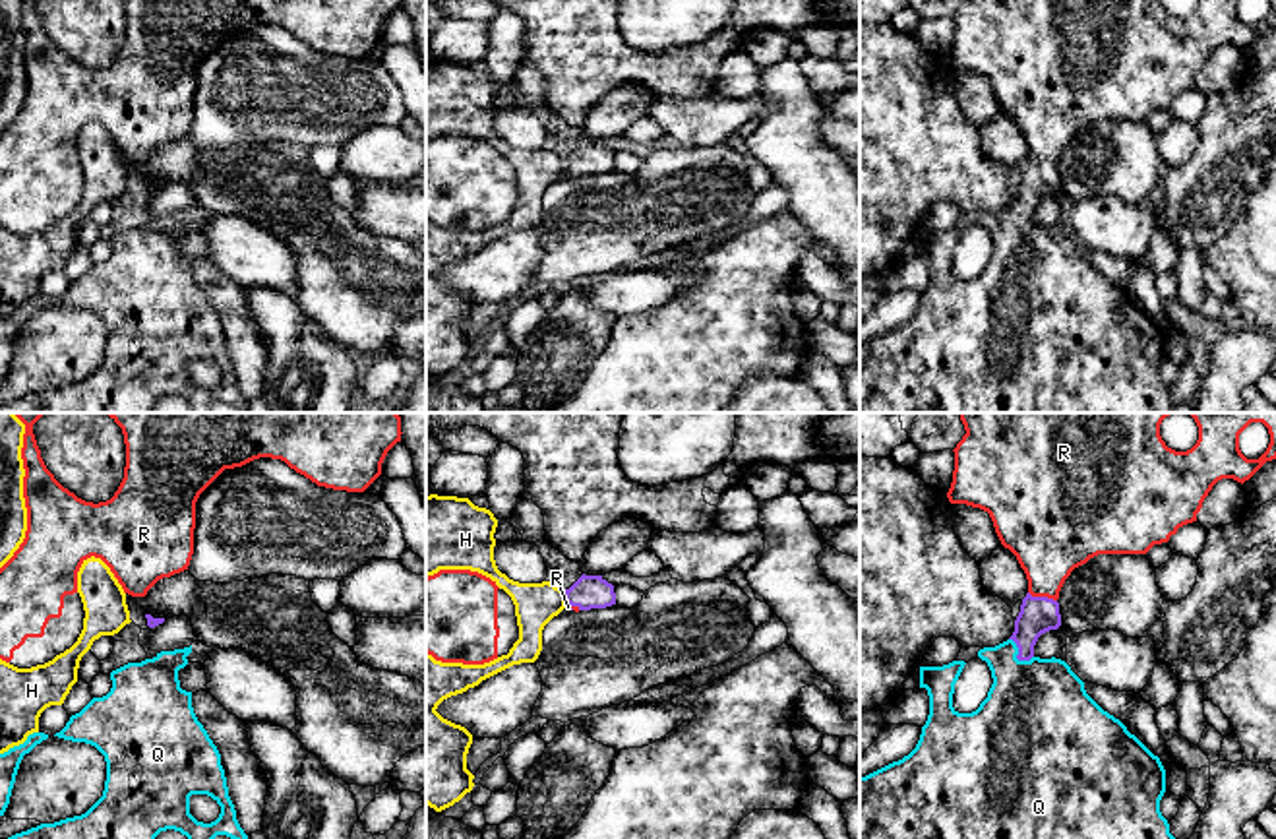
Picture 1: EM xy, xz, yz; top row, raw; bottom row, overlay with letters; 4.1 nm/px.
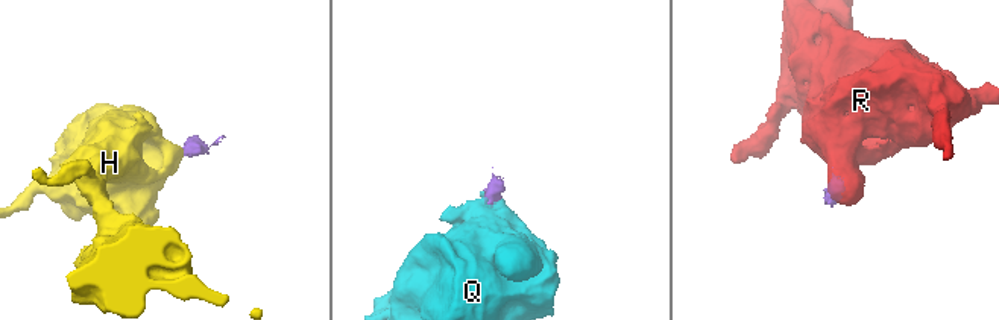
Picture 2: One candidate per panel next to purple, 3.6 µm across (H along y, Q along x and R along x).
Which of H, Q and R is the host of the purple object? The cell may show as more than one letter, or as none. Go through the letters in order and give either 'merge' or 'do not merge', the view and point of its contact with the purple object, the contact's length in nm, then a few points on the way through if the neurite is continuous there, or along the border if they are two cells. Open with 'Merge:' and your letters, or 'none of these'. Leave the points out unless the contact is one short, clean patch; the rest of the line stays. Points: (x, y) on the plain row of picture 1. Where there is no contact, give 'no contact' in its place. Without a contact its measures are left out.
Merge: Q, R
H: do not merge; meets purple in xz at (566, 163); contact 50 nm long; border along xz (564, 157), (566, 167)
Q: merge; meets purple in yz at (1017, 221); contact 130 nm long; runs through yz (1038, 181), (1031, 188), (1017, 221), (1017, 241), (1036, 278)
R: merge; meets purple in yz at (1042, 163); contact 130 nm long; runs through yz (1038, 181), (1042, 163), (1050, 105)

